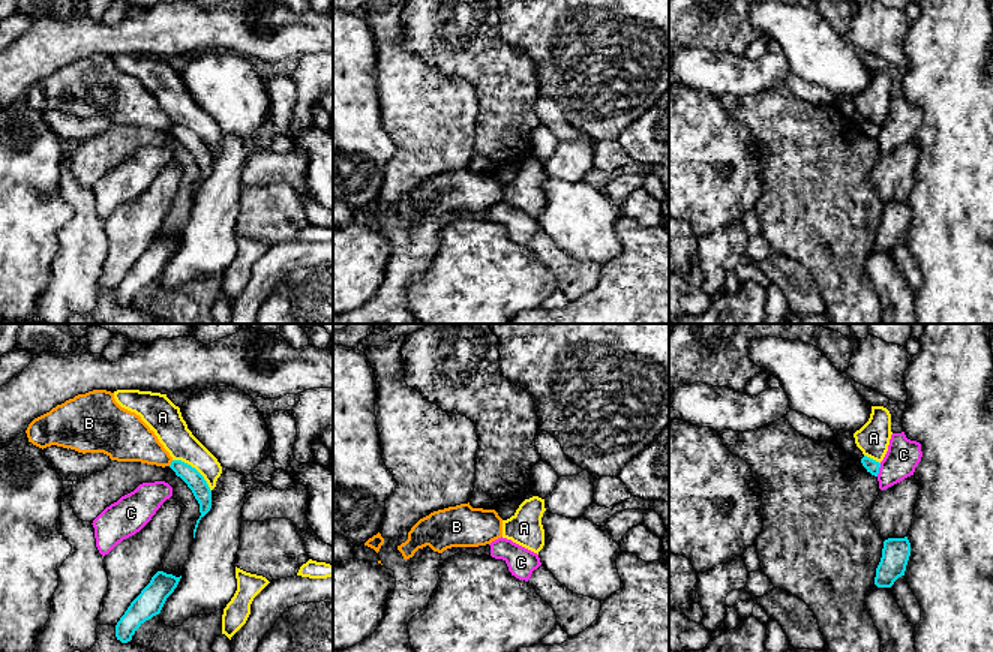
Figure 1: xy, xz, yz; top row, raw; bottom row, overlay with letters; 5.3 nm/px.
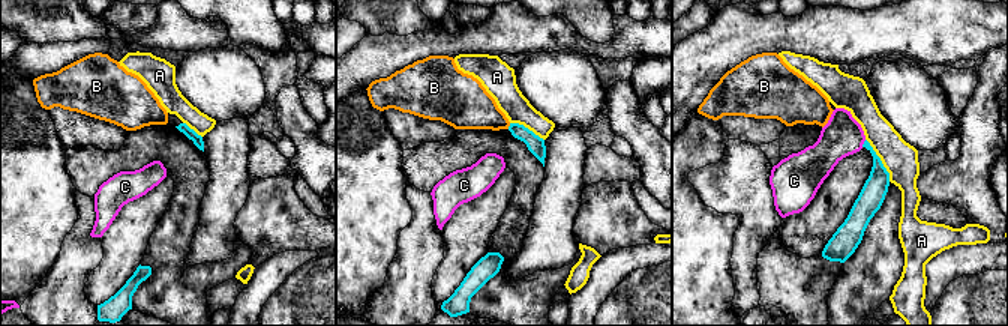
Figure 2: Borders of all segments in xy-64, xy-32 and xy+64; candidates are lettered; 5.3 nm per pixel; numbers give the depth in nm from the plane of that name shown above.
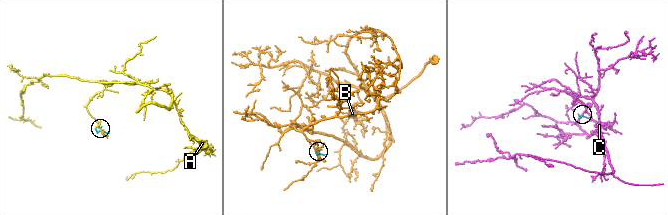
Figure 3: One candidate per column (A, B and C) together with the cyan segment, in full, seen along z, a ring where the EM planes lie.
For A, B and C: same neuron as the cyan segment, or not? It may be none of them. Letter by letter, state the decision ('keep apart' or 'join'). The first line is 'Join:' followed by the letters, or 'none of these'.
Join: none of these
A: keep apart
B: keep apart
C: keep apart

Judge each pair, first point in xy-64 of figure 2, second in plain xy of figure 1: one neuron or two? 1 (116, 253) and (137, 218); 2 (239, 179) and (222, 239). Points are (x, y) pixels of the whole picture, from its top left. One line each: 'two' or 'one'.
1: one
2: one

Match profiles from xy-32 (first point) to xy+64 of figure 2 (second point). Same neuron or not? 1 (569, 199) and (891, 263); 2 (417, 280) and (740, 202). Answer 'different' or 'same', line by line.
1: same
2: same

